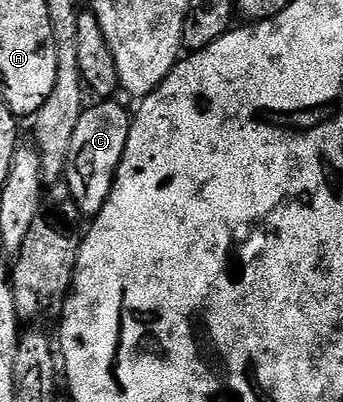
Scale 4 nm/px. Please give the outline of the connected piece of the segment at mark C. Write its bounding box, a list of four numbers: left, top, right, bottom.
[64,102,131,218]

